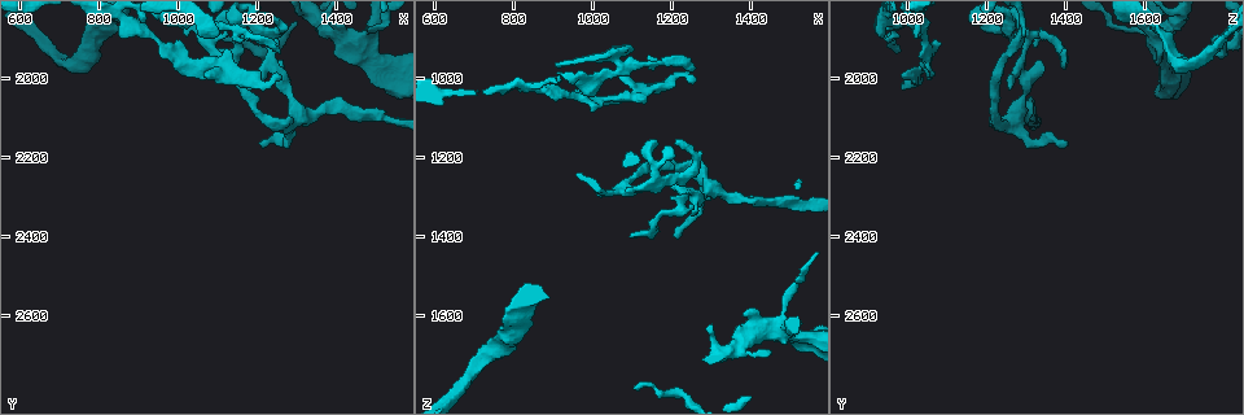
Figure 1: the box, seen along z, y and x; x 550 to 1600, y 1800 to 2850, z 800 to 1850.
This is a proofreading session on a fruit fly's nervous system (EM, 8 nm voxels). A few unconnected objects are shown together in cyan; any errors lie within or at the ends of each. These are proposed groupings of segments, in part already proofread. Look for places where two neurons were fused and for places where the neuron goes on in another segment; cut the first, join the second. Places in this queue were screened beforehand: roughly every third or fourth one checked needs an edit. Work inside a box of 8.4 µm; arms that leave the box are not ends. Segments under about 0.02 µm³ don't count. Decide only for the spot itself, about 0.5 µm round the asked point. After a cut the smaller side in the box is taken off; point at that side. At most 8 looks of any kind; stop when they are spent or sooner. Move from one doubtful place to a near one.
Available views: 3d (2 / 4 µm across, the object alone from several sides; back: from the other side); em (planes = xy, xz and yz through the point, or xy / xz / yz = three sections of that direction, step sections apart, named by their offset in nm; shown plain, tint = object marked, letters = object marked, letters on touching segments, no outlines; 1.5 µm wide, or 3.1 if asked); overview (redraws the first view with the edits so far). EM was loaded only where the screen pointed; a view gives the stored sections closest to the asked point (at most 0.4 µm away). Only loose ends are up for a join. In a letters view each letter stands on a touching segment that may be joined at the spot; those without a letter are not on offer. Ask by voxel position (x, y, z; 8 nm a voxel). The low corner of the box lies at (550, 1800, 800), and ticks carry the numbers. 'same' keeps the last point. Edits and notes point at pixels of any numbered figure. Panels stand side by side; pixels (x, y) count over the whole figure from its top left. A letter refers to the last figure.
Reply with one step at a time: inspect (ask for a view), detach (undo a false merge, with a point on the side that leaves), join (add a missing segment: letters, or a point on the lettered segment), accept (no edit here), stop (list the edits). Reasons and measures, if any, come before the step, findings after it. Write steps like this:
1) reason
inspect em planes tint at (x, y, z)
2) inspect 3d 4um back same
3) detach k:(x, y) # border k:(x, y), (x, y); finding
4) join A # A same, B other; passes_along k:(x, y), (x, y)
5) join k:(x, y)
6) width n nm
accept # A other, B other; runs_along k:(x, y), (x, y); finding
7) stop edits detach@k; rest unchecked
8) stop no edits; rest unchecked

branch point
inspect em xy step 4 letters at (1095, 1990, 1020)

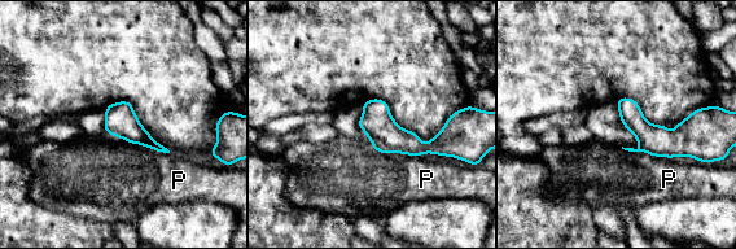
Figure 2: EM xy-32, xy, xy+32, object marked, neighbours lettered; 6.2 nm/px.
accept # P other; runs_along 2:(450, 121), (432, 147), (362, 123); continuous, no second neuron

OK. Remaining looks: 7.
abrupt turn
inspect 3d 4um at (1220, 1890, 1320)

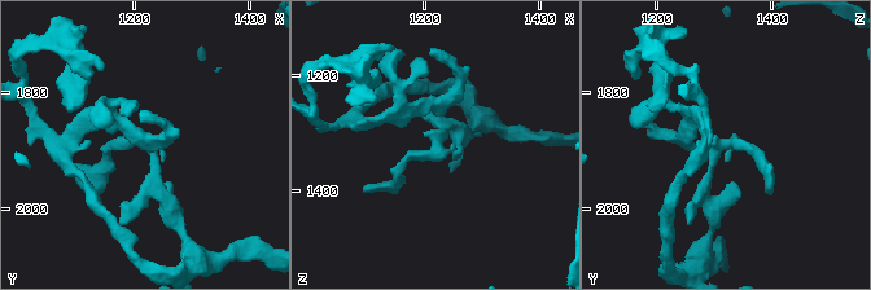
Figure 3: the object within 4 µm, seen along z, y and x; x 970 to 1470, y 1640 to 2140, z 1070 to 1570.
inspect em planes letters at (1225, 1890, 1315)

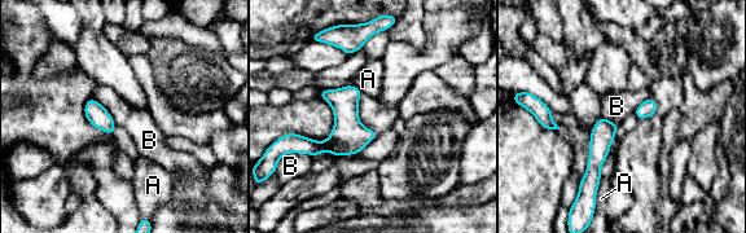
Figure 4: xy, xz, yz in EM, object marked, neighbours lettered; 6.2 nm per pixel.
width 100 nm
accept # A other, B other; border 4:(361, 93), (358, 118), (377, 133); one neuron here

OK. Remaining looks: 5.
abrupt turn
inspect em xz step 4 tint at (740, 1960, 1695)

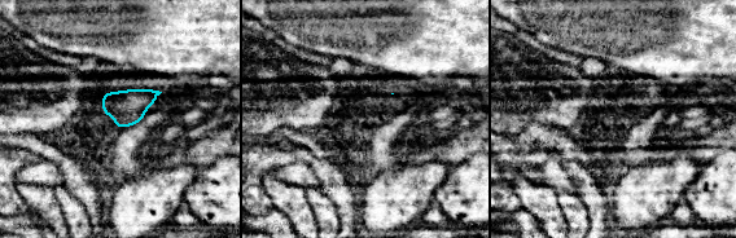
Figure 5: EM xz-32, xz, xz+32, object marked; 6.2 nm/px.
another direction
inspect em planes tint same

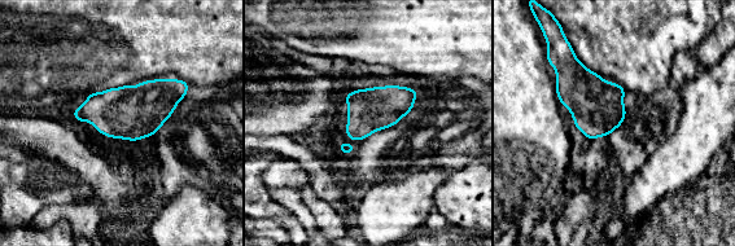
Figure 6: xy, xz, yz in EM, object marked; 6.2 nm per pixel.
inspect em planes letters same

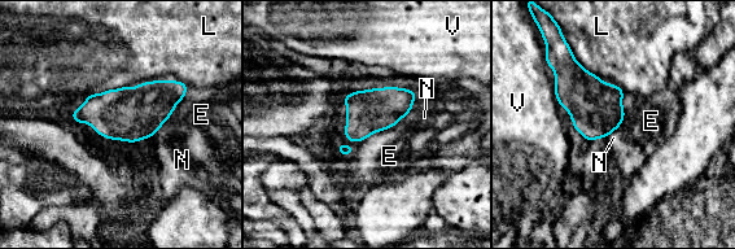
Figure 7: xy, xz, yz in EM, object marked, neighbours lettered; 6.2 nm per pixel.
accept # E other, L other, N other, V other; one neuron here

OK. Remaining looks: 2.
stop no edits; rest unchecked

